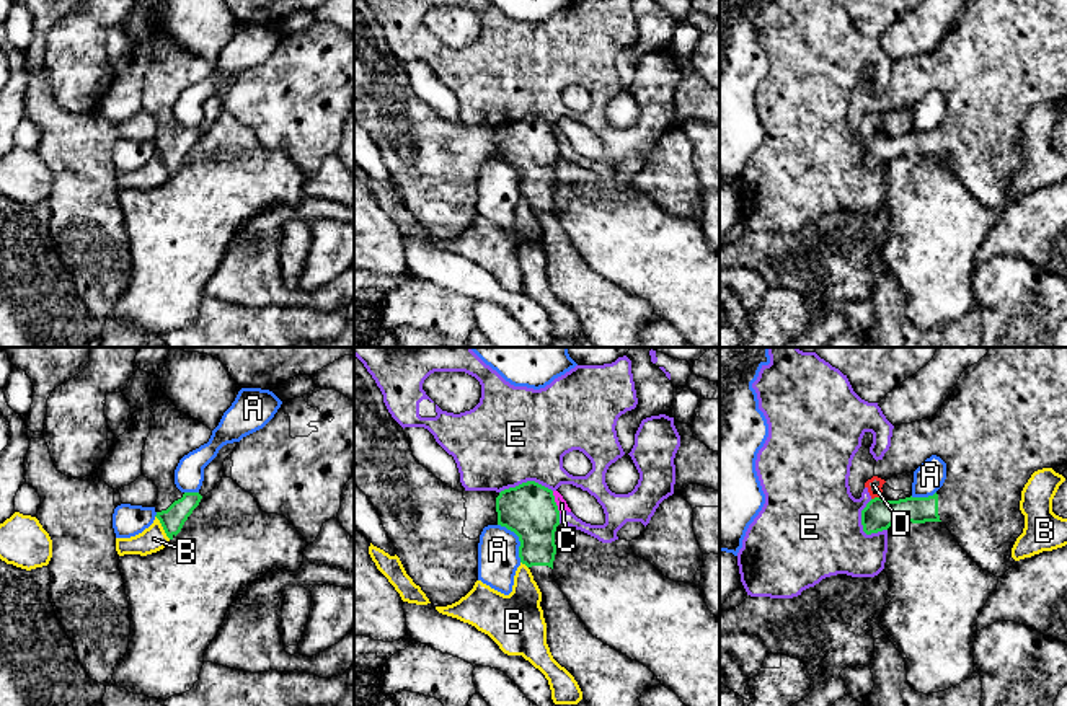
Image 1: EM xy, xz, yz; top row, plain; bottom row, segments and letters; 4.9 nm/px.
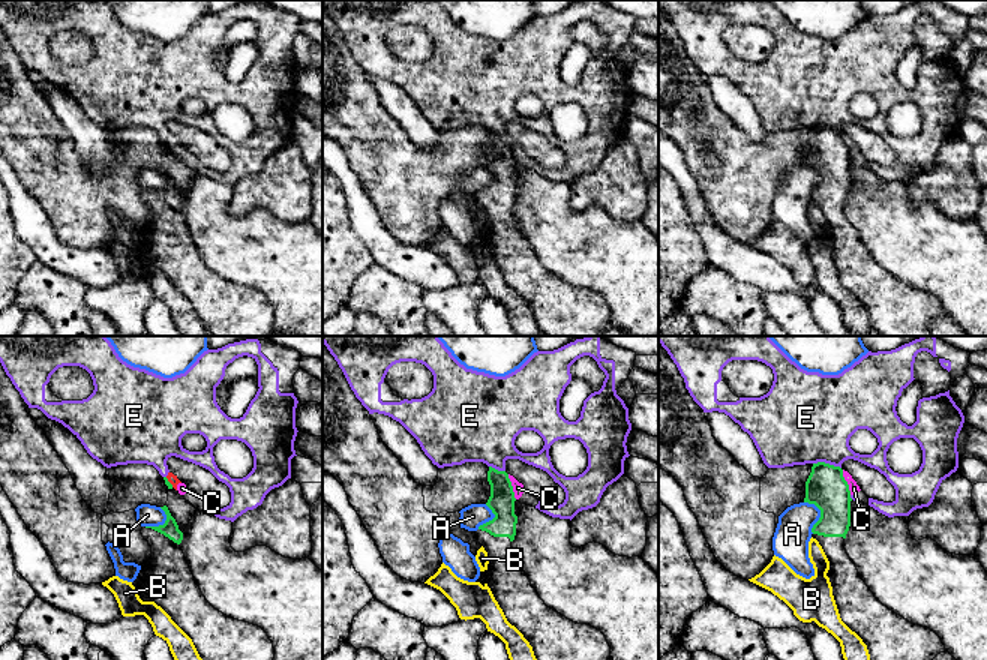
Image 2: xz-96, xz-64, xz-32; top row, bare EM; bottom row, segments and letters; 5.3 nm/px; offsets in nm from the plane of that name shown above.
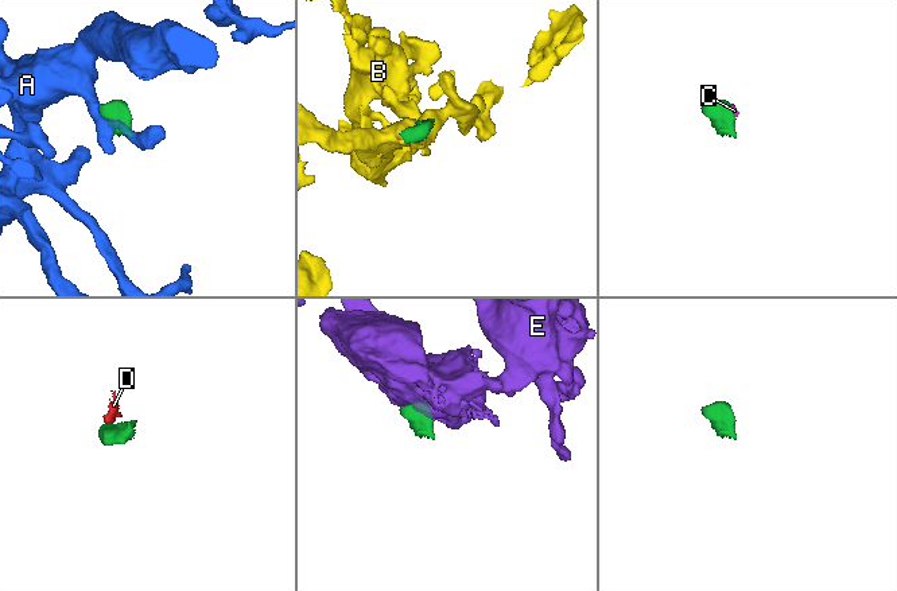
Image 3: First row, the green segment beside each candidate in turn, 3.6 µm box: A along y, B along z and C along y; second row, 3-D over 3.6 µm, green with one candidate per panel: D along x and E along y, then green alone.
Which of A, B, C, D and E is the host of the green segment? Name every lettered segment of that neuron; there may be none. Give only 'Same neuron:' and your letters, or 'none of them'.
Same neuron: none of them

